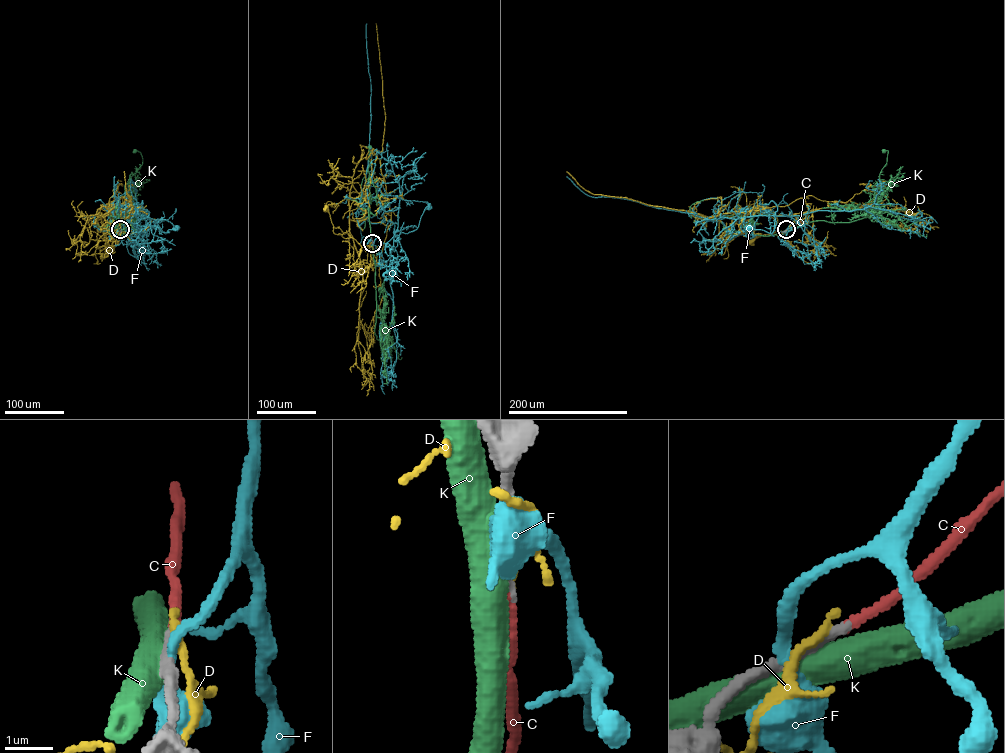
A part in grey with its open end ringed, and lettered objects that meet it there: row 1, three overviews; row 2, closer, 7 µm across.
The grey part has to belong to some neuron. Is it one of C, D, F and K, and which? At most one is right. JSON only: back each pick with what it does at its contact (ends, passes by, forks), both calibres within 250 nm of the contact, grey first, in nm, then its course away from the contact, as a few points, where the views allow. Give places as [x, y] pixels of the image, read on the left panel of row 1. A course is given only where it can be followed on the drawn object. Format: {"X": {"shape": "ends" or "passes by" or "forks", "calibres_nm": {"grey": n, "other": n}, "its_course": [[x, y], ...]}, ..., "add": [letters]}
{"C": {"shape": "ends", "calibres_nm": {"grey": 200, "other": 170}}, "add": ["C"]}

